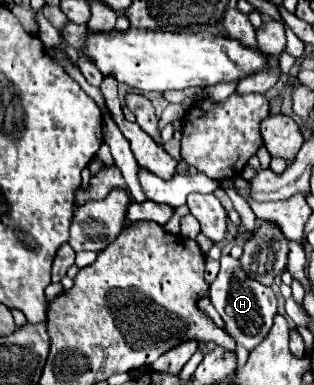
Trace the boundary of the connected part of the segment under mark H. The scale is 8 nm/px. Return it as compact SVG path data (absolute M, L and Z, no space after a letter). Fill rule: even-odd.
M229 254L221 256L221 270L215 282L211 284L209 298L211 304L217 308L217 312L221 314L221 318L225 320L225 328L229 336L235 342L243 344L247 350L253 350L269 334L273 326L273 318L277 314L277 298L271 288L259 284L257 280L251 280L243 272L243 268L239 268L239 260L231 258Z

